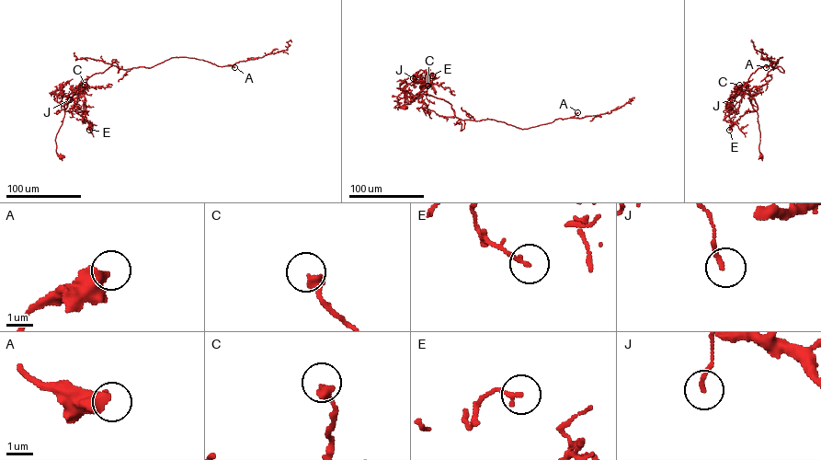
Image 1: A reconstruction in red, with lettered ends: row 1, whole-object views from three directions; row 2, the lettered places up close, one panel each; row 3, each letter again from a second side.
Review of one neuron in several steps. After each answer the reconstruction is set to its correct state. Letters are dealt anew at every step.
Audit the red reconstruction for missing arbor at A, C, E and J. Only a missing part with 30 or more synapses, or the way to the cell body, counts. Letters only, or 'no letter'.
no letter

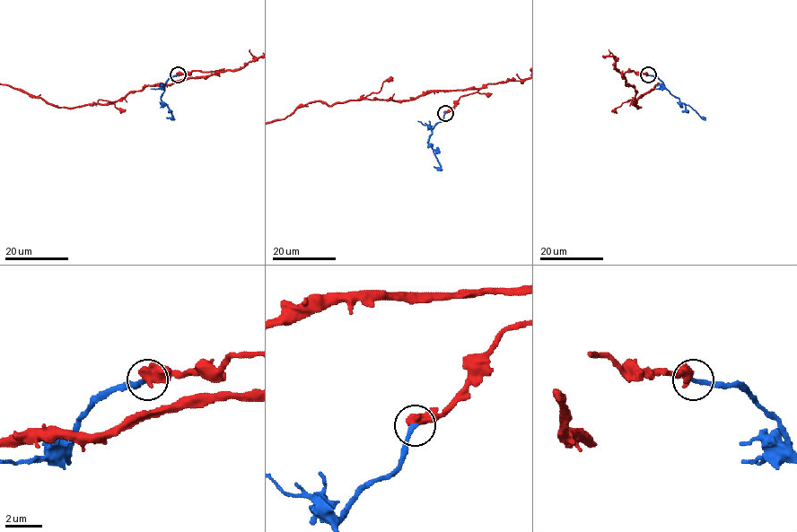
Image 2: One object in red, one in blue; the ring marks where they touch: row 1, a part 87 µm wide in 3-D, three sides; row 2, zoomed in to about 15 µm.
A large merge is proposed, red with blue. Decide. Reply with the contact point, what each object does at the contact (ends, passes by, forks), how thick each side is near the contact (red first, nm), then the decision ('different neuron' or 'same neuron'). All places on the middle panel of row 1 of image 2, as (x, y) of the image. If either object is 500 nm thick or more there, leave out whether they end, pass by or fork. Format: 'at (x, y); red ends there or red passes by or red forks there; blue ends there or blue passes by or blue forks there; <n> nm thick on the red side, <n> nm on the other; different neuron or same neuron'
at (445, 113); 650 nm thick on the red side, 260 nm on the other; same neuron

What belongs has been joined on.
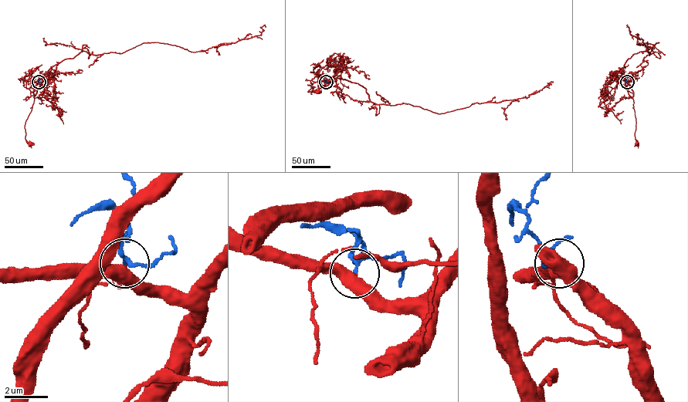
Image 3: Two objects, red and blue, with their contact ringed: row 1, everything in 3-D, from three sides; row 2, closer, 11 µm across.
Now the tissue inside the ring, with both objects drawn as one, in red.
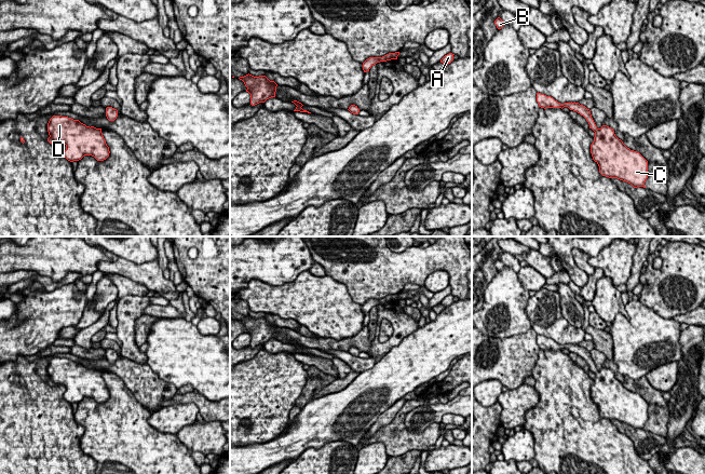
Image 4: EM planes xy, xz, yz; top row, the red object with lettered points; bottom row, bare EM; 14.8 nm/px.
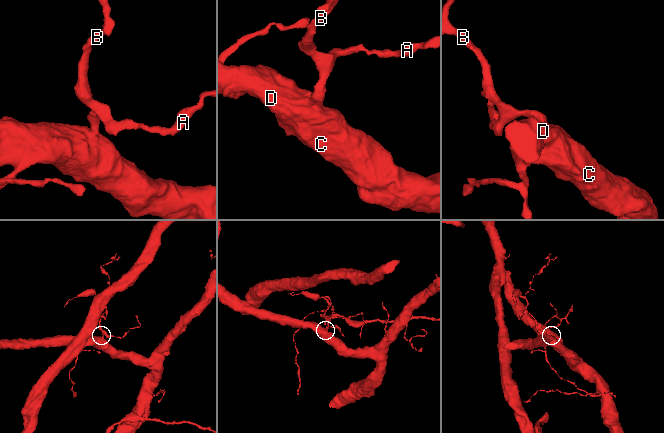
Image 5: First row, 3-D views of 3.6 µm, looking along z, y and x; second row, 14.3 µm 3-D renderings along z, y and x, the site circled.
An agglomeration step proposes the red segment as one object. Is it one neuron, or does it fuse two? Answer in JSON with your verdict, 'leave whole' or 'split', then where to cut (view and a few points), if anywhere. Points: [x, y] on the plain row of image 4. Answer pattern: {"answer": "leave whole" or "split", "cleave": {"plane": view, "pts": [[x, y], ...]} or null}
{"answer": "leave whole", "cleave": null}

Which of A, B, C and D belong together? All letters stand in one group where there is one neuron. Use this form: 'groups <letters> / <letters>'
groups A B C D

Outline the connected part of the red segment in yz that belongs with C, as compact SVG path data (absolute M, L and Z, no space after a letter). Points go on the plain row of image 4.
M537 335L537 343L541 350L564 350L583 357L595 374L591 387L593 402L599 408L599 415L609 420L618 420L631 425L634 430L645 429L648 420L648 403L637 393L627 390L619 381L613 370L602 367L598 370L592 360L591 352L579 344L560 346L551 338Z

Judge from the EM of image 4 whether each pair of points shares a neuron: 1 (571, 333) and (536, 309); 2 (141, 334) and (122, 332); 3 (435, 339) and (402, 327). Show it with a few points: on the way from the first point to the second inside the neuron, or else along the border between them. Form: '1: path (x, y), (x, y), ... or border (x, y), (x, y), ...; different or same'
1: path (563, 333), (544, 315); same
2: border (144, 314), (136, 320), (135, 344), (137, 347); different
3: border (419, 326), (393, 347); different

